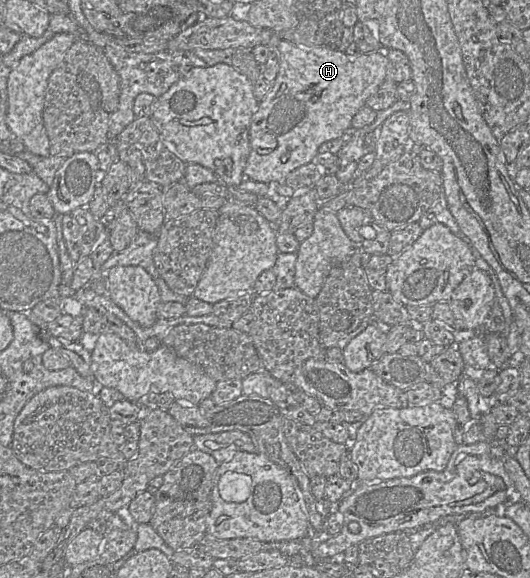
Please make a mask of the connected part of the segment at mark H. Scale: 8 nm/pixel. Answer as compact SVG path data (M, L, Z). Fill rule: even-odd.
M276 33L272 35L270 46L268 47L275 49L278 54L279 71L274 82L271 84L270 91L261 101L259 101L258 108L251 119L250 154L247 159L246 167L244 168L244 177L245 179L267 183L271 191L271 186L273 186L275 183L285 179L291 172L293 172L297 168L312 162L312 160L318 155L319 147L323 143L332 139L341 138L346 133L346 131L351 128L351 121L353 117L361 108L366 105L367 100L386 80L388 58L385 55L385 49L383 49L384 52L378 51L370 54L362 53L360 55L348 55L345 52L339 51L338 49L331 49L329 47L300 46L297 44L293 44L280 39Z

